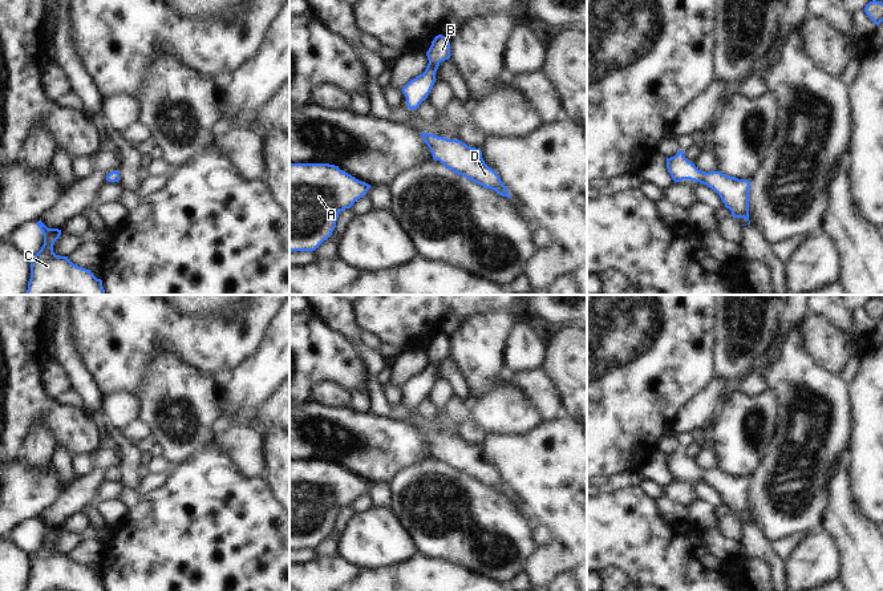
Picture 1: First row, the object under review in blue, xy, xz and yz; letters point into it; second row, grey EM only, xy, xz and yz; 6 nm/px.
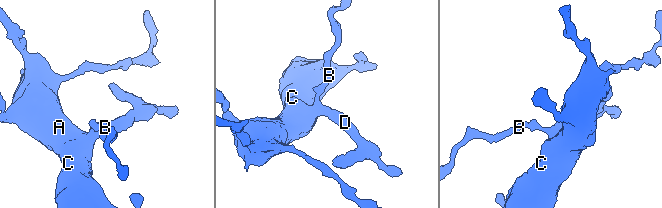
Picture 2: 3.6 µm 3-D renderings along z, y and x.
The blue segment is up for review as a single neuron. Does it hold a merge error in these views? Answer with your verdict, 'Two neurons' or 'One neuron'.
One neuron

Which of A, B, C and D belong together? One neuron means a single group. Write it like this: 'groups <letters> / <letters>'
groups A B C D

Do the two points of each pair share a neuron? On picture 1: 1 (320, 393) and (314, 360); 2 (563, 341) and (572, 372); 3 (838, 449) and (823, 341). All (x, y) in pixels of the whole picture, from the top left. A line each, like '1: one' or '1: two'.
1: two
2: one
3: two

